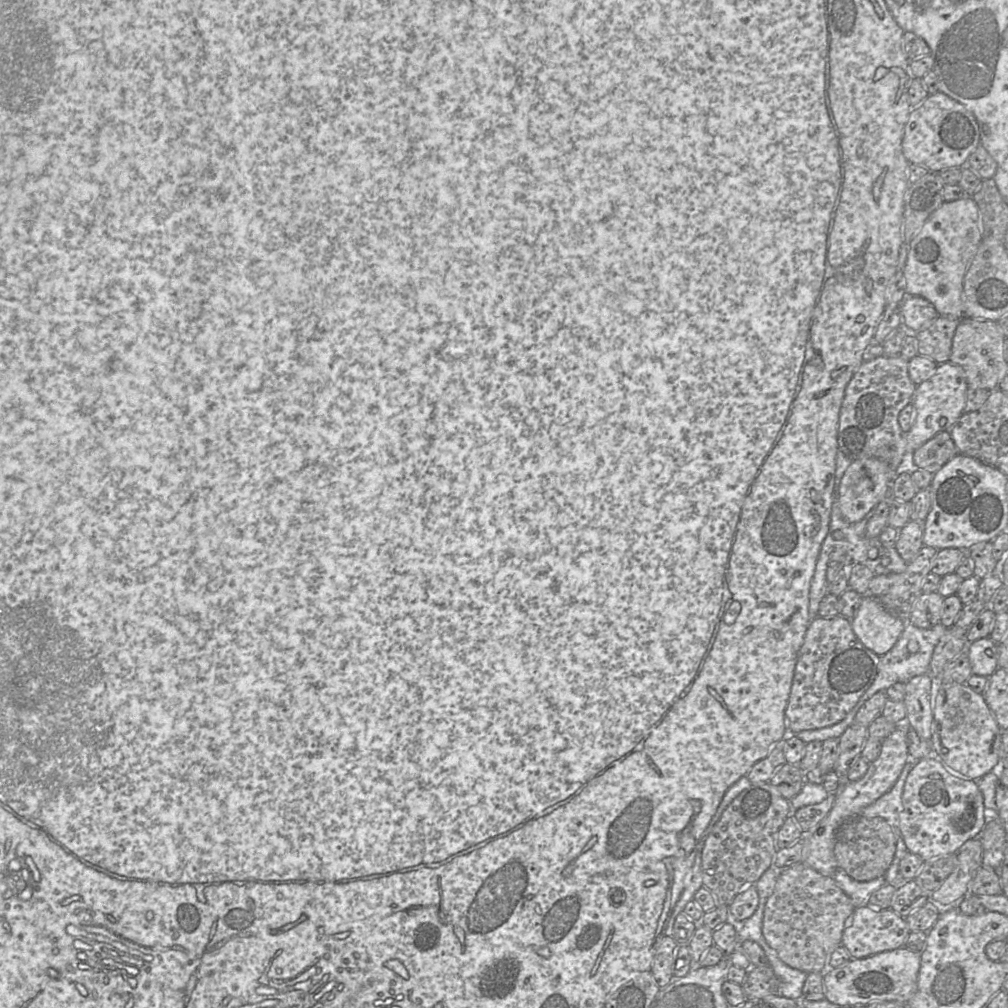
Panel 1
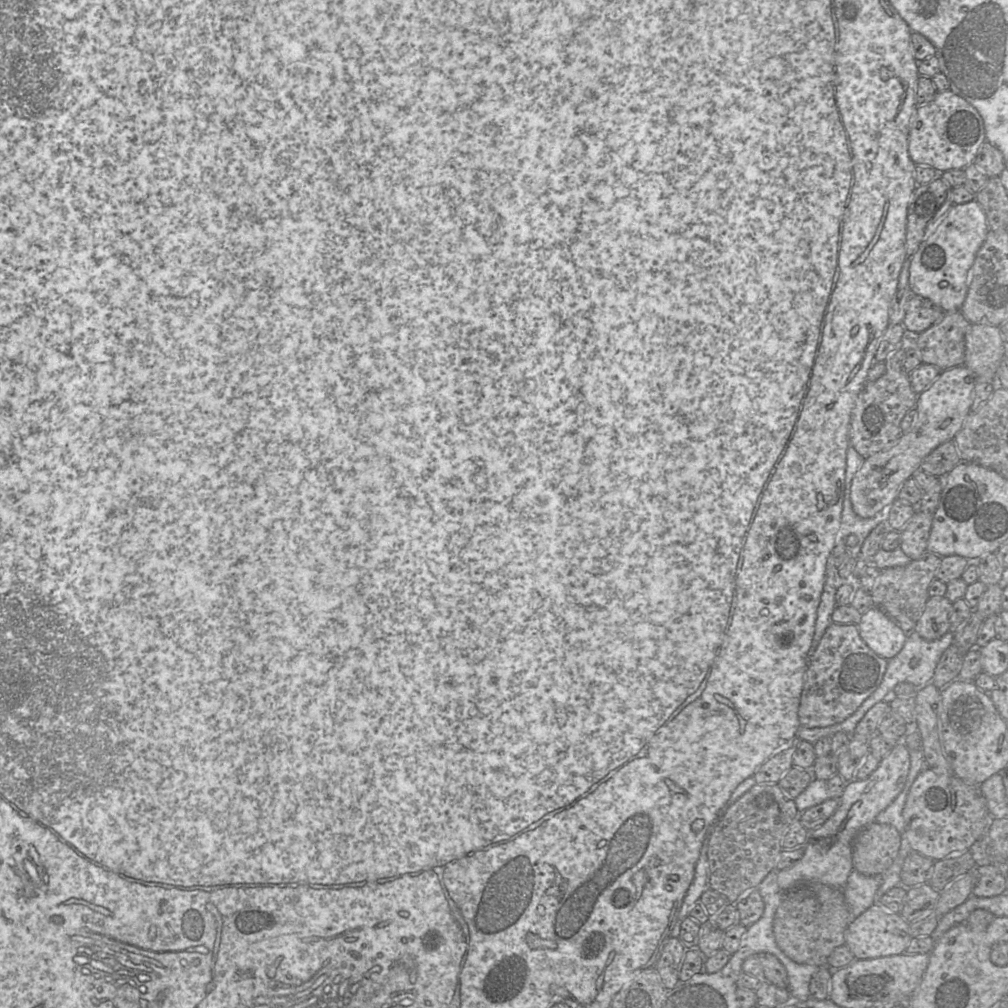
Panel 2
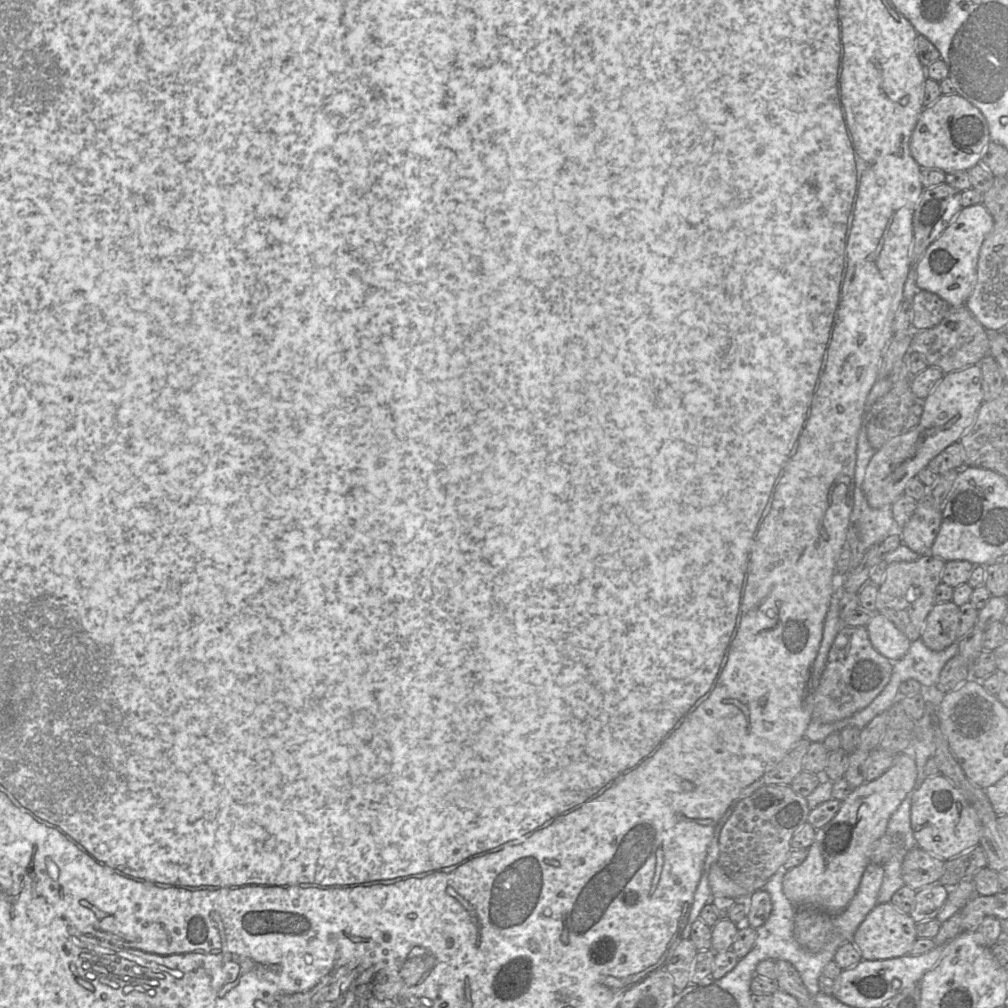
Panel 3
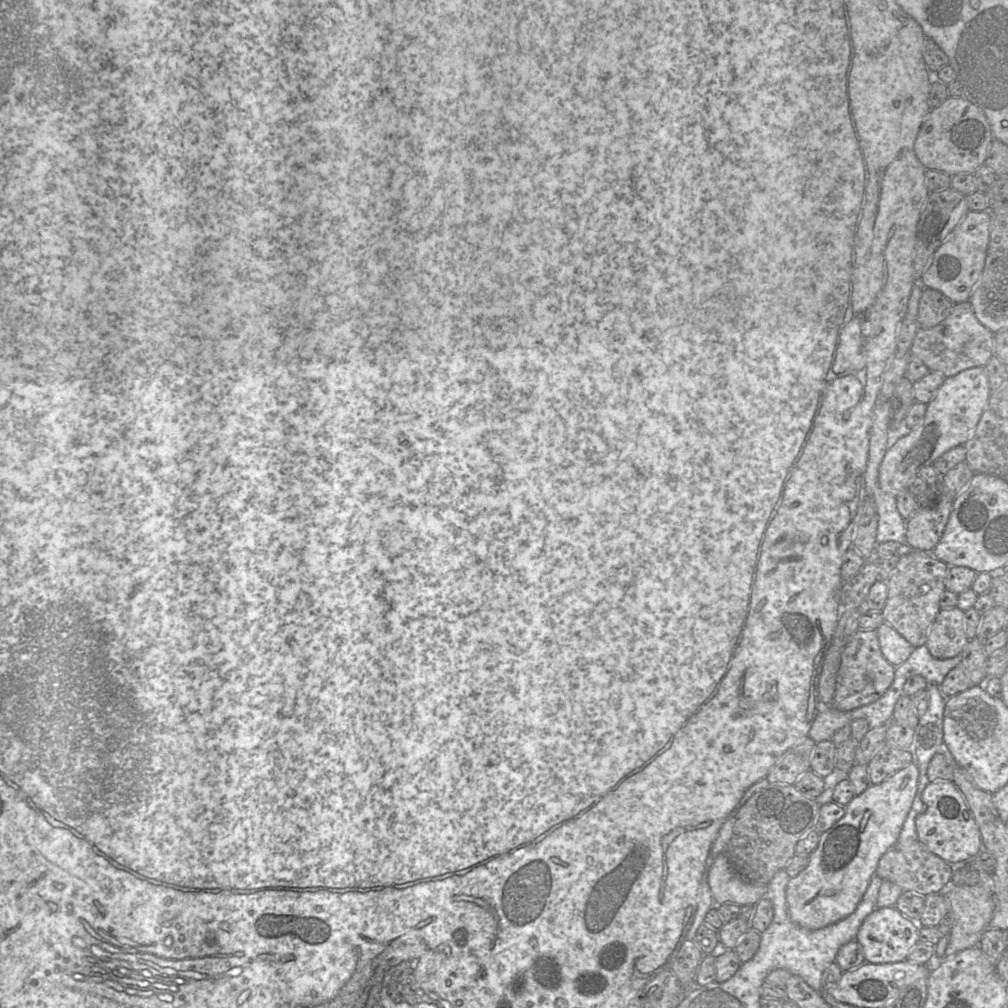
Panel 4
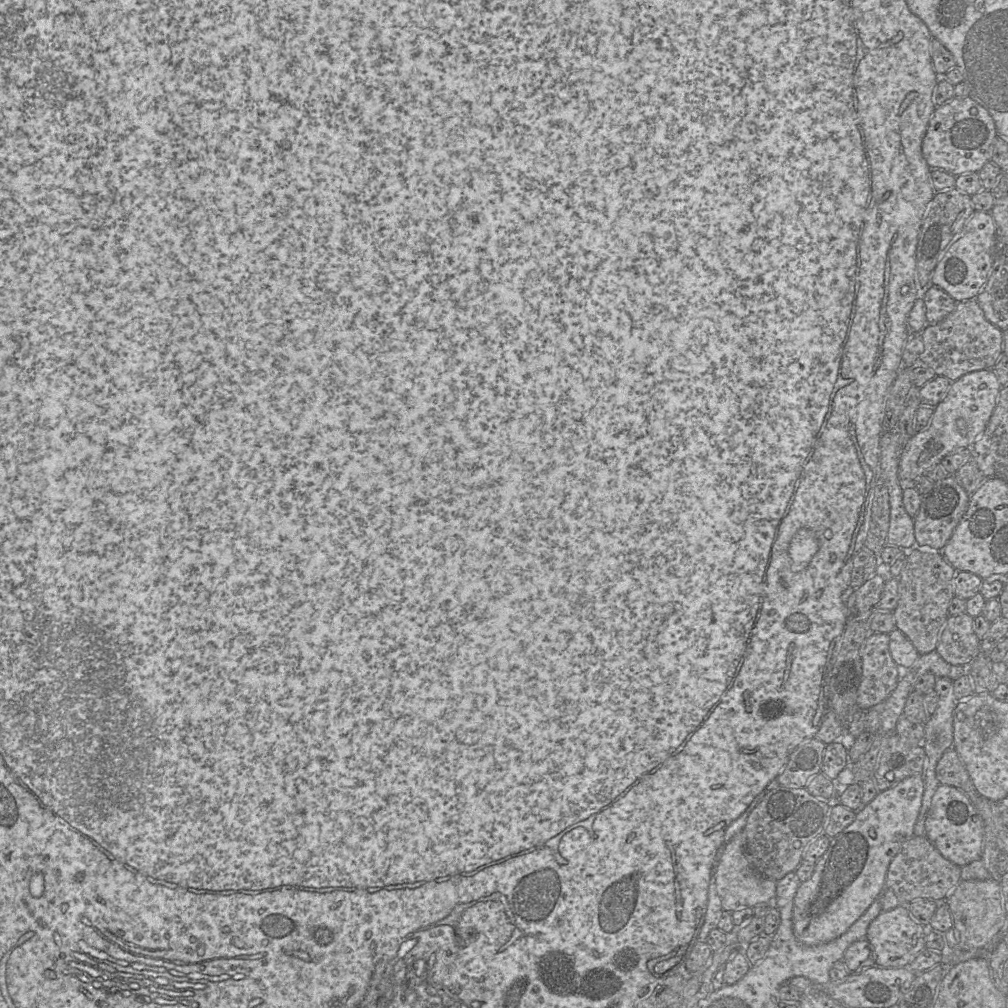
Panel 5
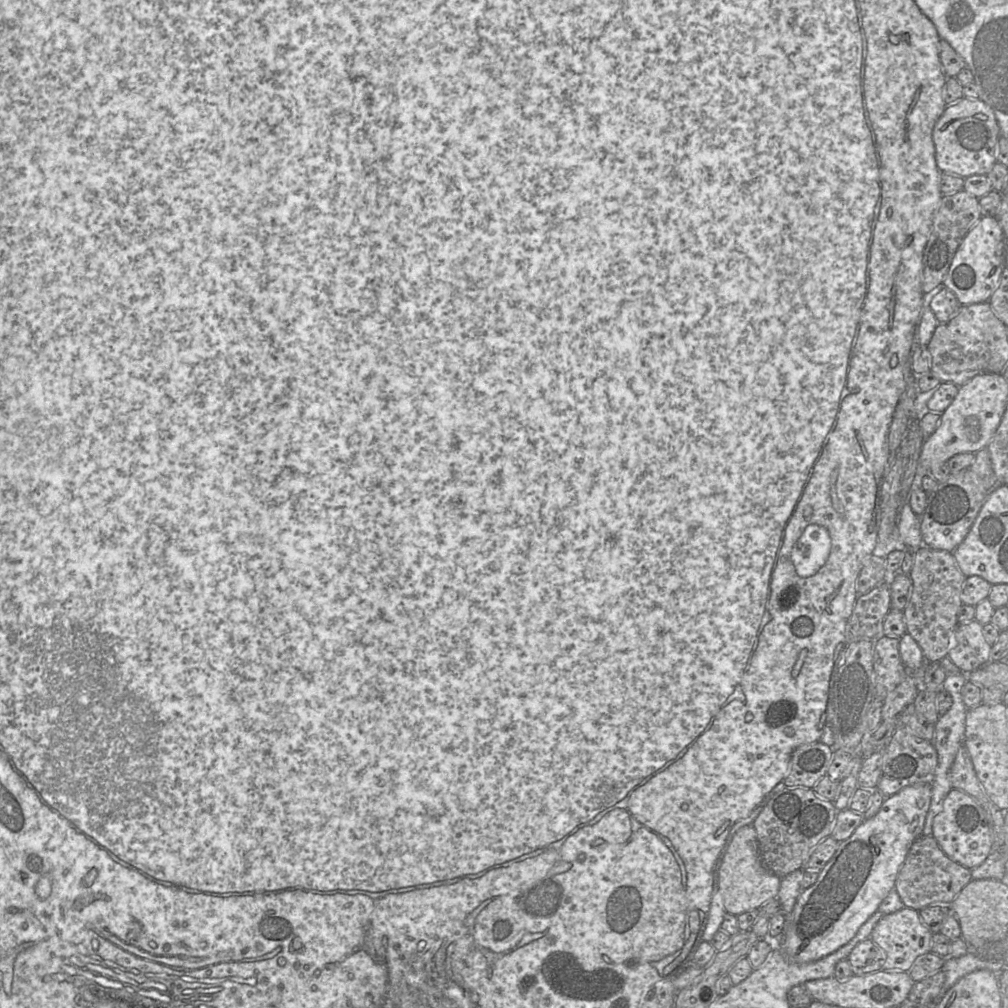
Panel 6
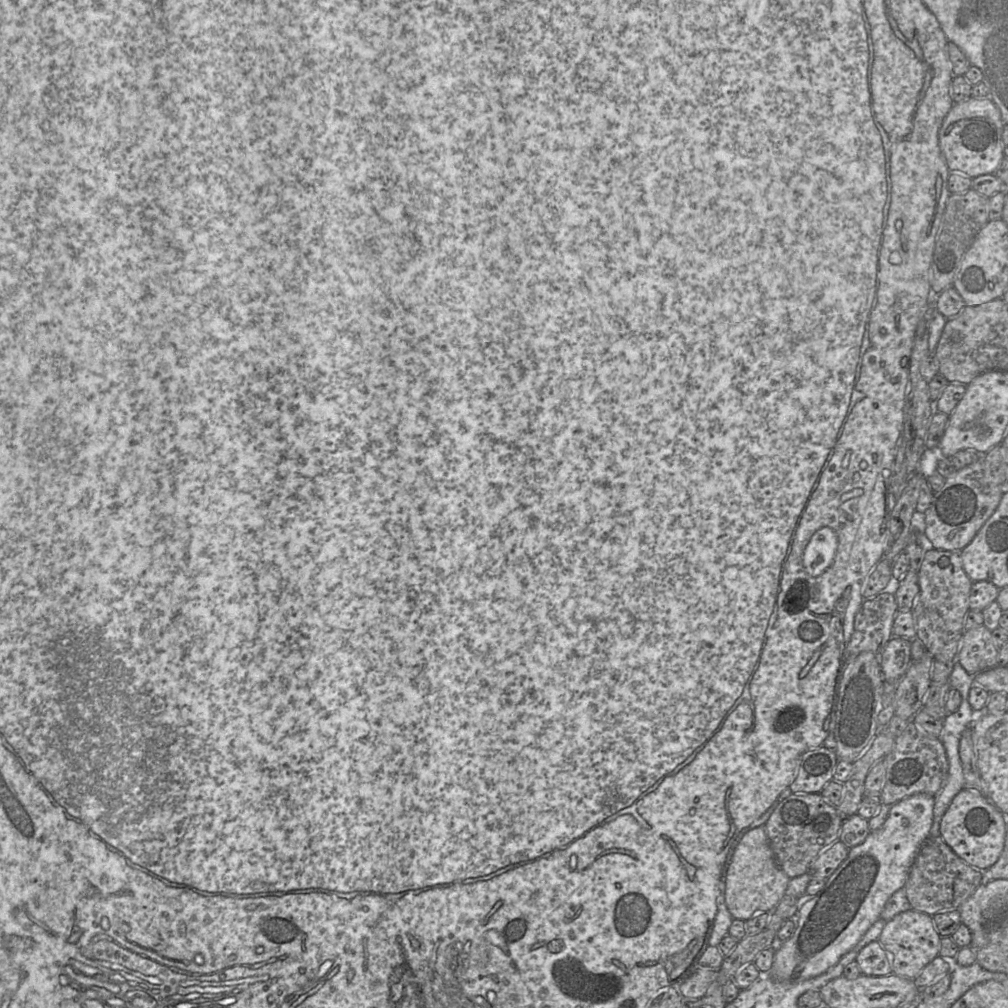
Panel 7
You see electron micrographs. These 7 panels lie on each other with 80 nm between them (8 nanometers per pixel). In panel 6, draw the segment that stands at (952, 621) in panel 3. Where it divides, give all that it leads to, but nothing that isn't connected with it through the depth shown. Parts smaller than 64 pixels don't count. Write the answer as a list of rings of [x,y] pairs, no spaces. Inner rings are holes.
[[[973,620],[958,625],[954,632],[947,657],[964,673],[971,673],[991,661],[992,645],[986,642],[982,626]]]

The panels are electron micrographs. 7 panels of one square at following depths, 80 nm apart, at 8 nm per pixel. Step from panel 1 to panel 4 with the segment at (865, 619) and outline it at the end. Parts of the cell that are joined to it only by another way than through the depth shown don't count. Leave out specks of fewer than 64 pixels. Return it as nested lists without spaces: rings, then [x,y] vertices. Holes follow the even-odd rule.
[[[883,622],[876,630],[881,652],[885,659],[897,667],[904,663],[914,647],[887,622]]]

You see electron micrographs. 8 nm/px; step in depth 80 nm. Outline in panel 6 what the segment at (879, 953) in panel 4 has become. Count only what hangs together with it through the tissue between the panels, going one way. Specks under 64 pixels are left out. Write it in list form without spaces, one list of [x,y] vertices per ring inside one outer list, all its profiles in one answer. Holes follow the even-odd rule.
[[[905,906],[897,912],[883,915],[876,923],[870,939],[885,954],[883,969],[909,972],[917,959],[931,951],[932,935],[931,930],[921,920],[919,912]]]

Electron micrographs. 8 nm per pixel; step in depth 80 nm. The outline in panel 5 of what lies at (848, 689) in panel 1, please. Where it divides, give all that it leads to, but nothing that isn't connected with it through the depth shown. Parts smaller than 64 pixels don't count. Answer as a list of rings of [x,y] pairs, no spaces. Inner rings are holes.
[[[871,633],[861,646],[858,707],[869,710],[883,702],[896,688],[901,671],[890,654],[889,635]]]

